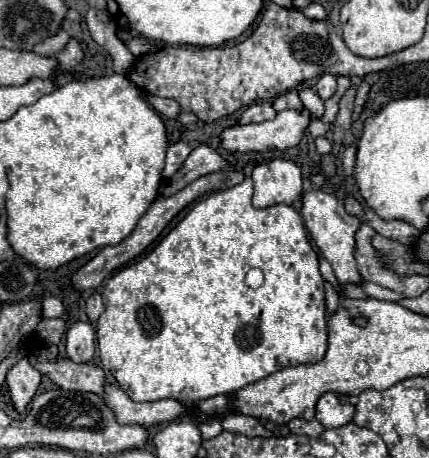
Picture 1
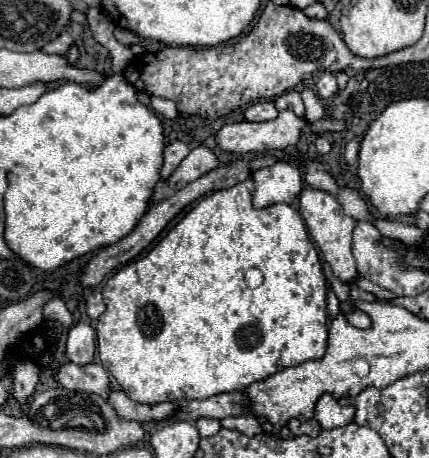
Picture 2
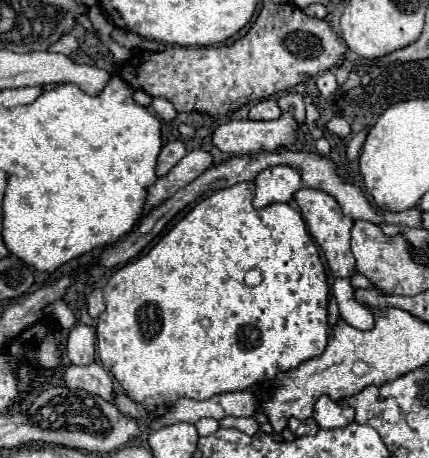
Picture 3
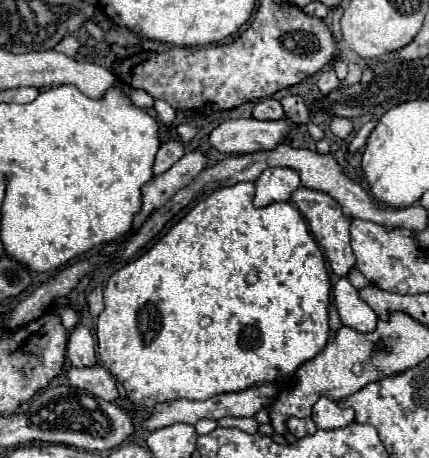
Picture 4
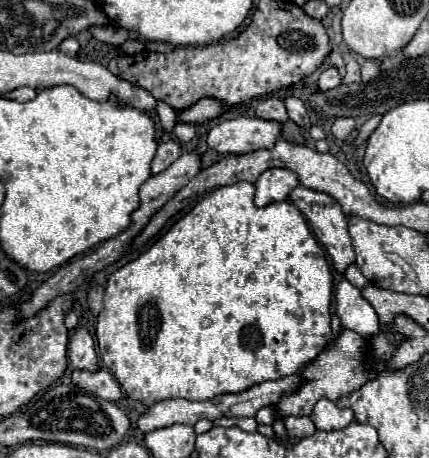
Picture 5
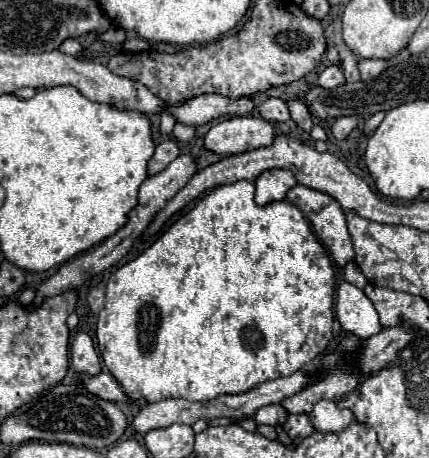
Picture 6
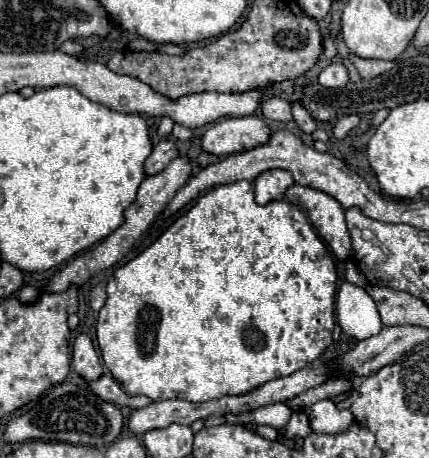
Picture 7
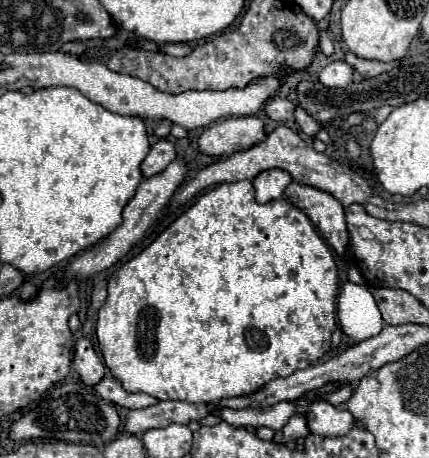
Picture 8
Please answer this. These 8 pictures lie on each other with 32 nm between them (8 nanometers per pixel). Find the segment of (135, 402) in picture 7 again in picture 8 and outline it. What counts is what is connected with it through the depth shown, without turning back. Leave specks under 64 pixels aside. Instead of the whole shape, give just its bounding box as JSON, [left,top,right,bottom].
[94,376,158,408]

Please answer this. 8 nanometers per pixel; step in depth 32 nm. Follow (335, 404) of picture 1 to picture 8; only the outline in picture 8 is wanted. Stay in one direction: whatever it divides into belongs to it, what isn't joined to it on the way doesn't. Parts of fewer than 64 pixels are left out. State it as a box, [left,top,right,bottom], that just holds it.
[306,400,354,436]

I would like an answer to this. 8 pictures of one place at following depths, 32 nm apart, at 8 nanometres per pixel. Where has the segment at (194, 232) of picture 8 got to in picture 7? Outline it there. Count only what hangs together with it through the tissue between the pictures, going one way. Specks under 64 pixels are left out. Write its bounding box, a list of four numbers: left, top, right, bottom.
[96,180,336,402]

